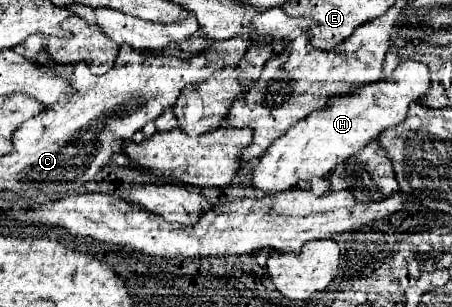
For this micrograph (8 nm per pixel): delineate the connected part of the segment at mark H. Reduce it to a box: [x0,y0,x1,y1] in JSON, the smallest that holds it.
[251,60,429,194]

